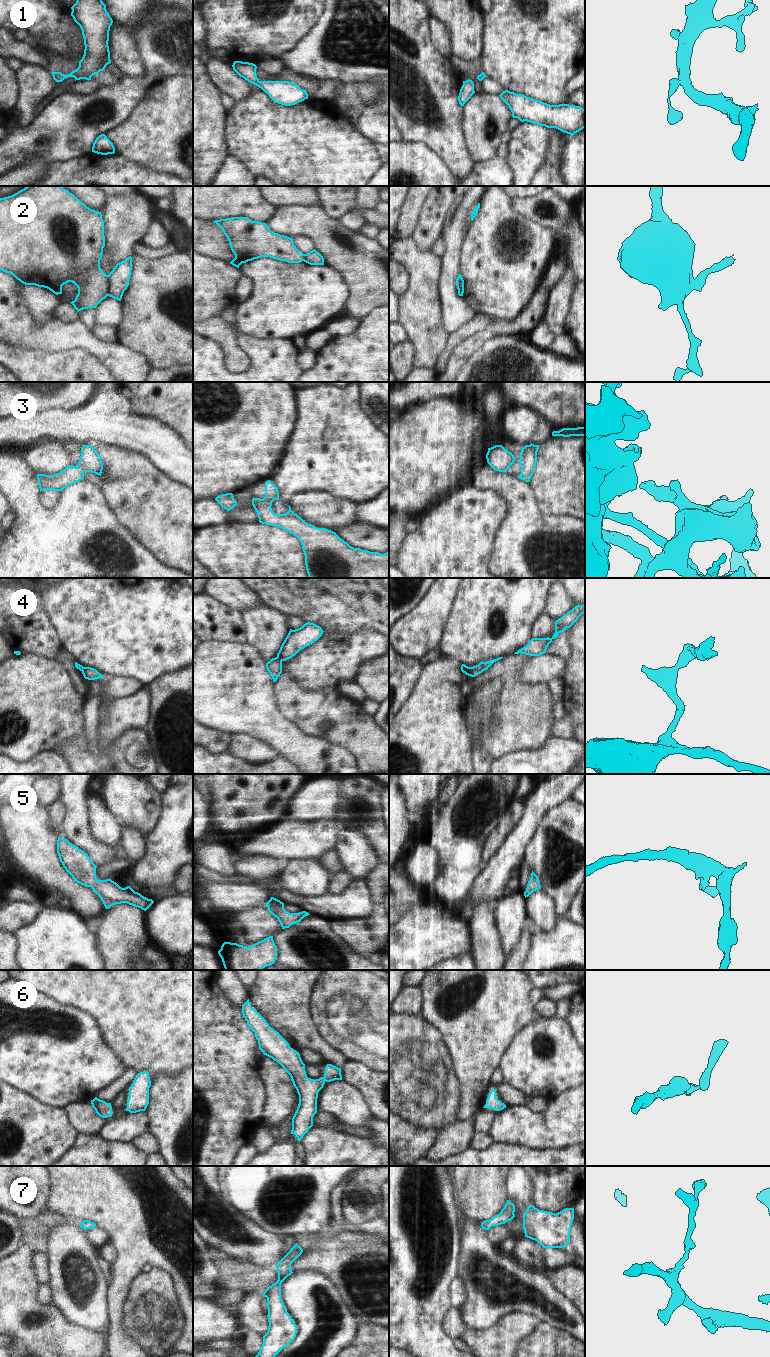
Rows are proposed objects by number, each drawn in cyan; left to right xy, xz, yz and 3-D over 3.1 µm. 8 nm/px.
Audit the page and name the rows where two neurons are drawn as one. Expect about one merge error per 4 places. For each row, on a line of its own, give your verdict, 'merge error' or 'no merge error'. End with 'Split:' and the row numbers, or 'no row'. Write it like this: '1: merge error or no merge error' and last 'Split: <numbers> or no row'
1: no merge error
2: merge error
3: no merge error
4: merge error
5: no merge error
6: no merge error
7: no merge error
Split: 2, 4

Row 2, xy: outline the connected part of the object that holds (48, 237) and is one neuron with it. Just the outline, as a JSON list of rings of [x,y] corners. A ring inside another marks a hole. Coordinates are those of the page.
[[[26,186],[17,193],[0,198],[0,270],[12,274],[17,280],[25,285],[35,285],[44,287],[54,294],[62,294],[62,286],[68,282],[74,283],[78,288],[78,294],[74,301],[70,302],[79,312],[83,309],[96,308],[105,299],[107,294],[106,275],[100,268],[100,260],[105,246],[104,221],[101,212],[95,211],[82,203],[74,194],[64,189],[62,186]]]

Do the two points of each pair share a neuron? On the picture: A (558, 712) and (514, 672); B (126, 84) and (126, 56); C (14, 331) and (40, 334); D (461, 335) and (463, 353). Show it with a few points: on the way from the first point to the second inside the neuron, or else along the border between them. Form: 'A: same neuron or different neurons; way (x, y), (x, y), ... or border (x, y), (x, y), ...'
A: different neurons; border (553, 704), (552, 716), (555, 721)
B: different neurons; border (143, 60), (144, 73), (141, 76), (121, 75)
C: same neuron; way (20, 331), (34, 334)
D: different neurons; border (483, 330), (461, 341), (447, 359)

